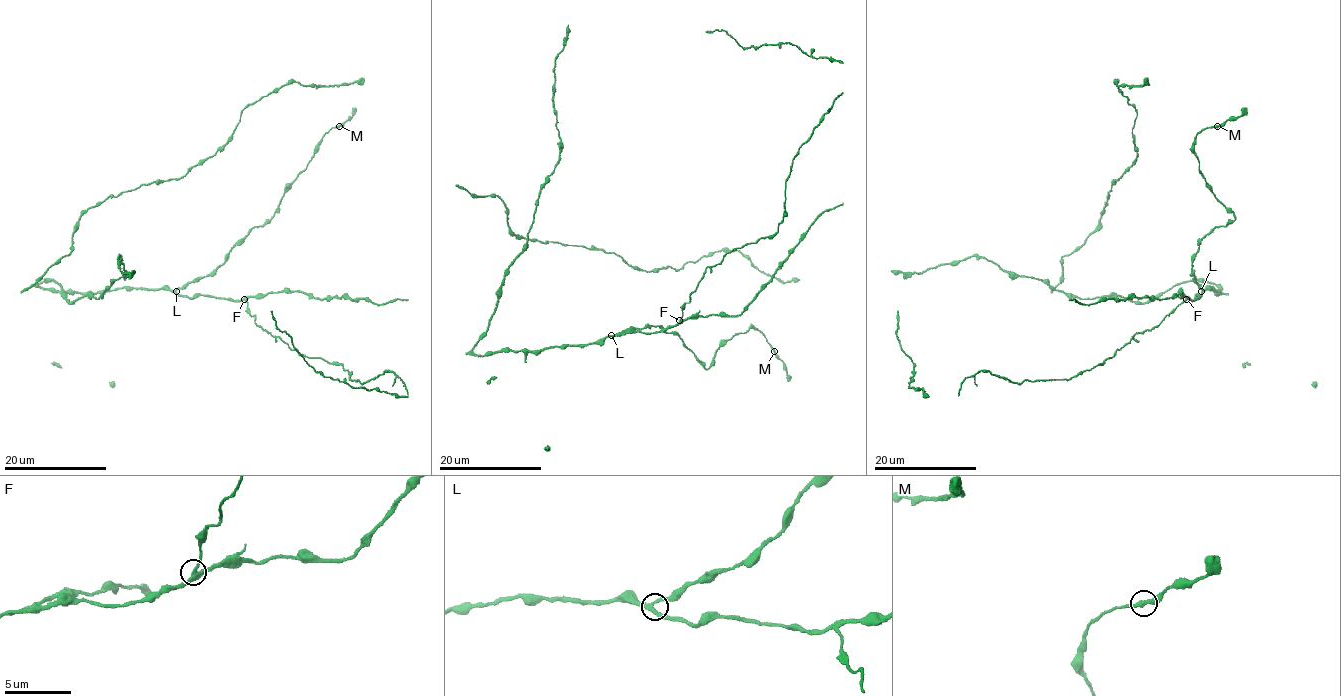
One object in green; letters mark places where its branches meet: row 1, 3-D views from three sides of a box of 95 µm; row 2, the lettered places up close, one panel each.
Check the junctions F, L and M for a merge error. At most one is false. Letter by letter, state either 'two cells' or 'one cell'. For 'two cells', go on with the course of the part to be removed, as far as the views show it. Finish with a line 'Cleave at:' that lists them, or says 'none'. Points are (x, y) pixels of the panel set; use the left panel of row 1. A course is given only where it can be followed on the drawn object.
F: two cells
L: one cell
M: one cell
Cleave at: F

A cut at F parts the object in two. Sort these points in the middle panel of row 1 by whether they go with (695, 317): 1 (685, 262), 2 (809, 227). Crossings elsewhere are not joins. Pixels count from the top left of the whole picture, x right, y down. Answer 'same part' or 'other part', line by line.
1: same part
2: same part

